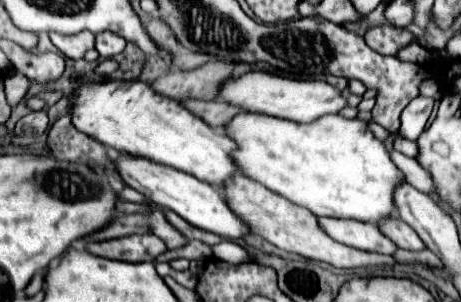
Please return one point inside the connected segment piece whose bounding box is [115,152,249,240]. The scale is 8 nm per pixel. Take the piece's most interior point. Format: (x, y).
(201, 204)

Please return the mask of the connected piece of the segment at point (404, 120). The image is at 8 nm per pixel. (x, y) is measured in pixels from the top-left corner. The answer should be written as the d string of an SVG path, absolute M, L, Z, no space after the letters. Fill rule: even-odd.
M417 96L415 100L411 100L411 104L403 110L401 114L401 130L399 134L409 138L409 140L417 140L419 134L425 130L429 114L433 110L433 98L425 98L425 96Z

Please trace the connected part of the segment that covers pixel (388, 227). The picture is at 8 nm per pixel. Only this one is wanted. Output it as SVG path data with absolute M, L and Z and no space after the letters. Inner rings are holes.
M391 216L391 220L383 220L383 224L377 224L377 226L379 226L379 232L383 232L383 236L387 236L397 248L405 248L405 250L425 248L417 232L411 230L403 220L399 220L399 216Z

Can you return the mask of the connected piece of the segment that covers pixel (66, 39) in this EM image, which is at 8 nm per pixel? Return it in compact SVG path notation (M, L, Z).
M51 32L49 36L51 36L51 42L59 46L59 52L65 52L65 56L73 60L83 58L87 50L95 48L95 36L91 32L81 32L75 36L63 36L63 34Z

